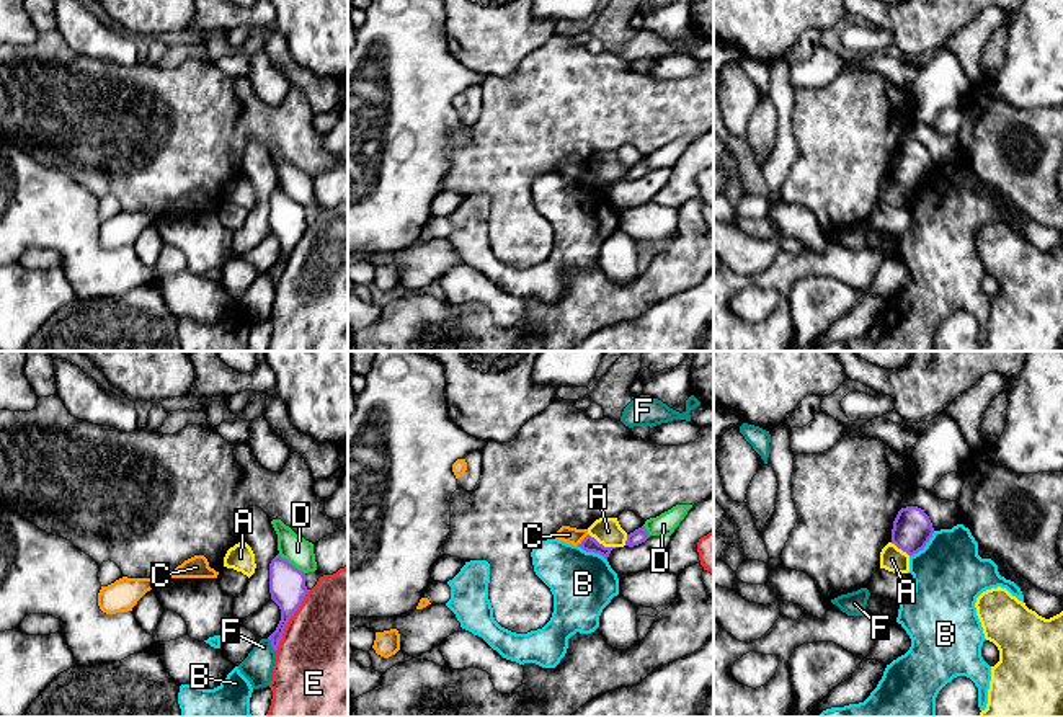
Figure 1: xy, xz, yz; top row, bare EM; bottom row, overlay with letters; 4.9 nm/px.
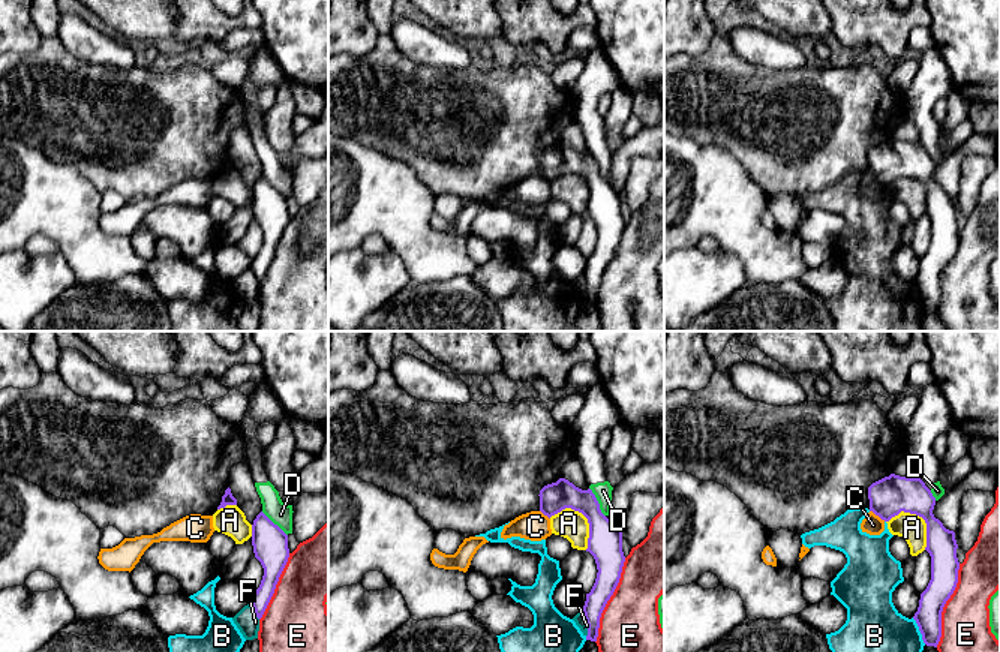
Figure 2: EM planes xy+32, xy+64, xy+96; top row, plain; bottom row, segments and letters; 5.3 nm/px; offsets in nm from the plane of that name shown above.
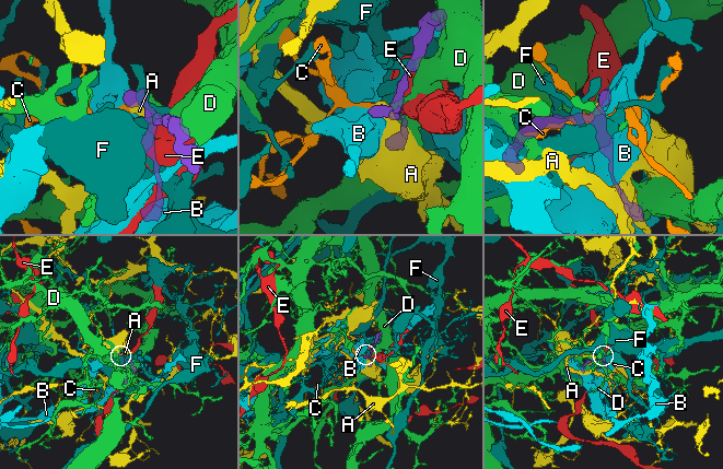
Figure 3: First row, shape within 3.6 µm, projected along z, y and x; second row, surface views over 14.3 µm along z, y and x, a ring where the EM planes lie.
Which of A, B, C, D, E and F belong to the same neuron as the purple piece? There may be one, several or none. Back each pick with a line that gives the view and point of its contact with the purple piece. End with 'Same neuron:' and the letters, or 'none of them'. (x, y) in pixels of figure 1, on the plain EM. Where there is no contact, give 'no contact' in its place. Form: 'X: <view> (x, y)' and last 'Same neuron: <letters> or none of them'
Same neuron: none of them

